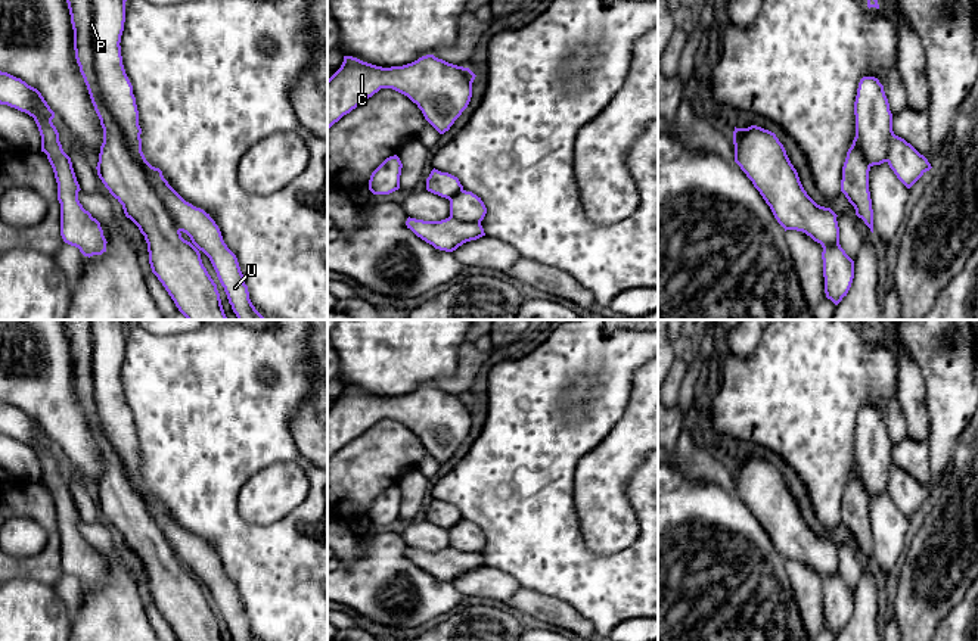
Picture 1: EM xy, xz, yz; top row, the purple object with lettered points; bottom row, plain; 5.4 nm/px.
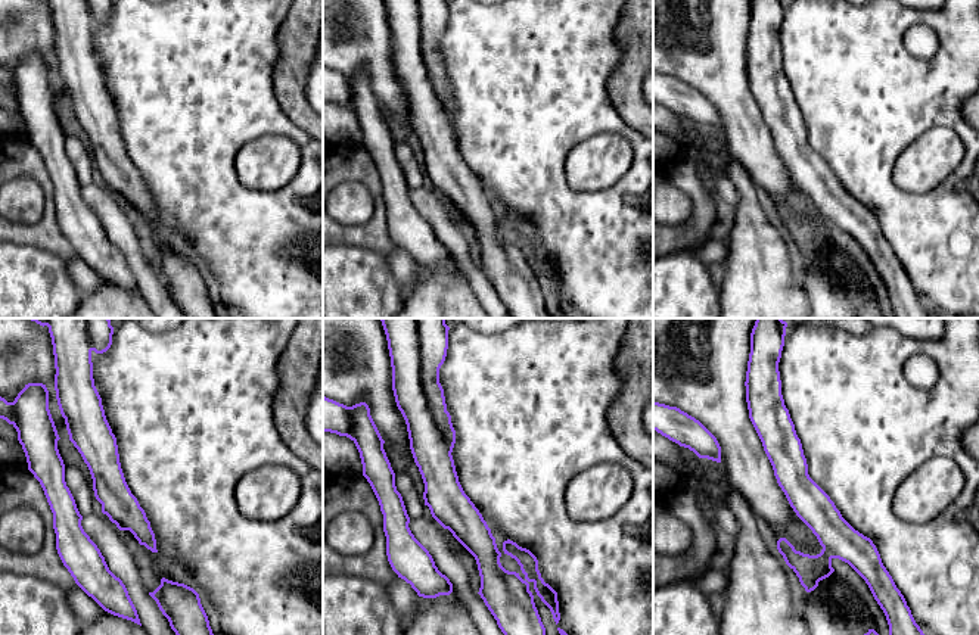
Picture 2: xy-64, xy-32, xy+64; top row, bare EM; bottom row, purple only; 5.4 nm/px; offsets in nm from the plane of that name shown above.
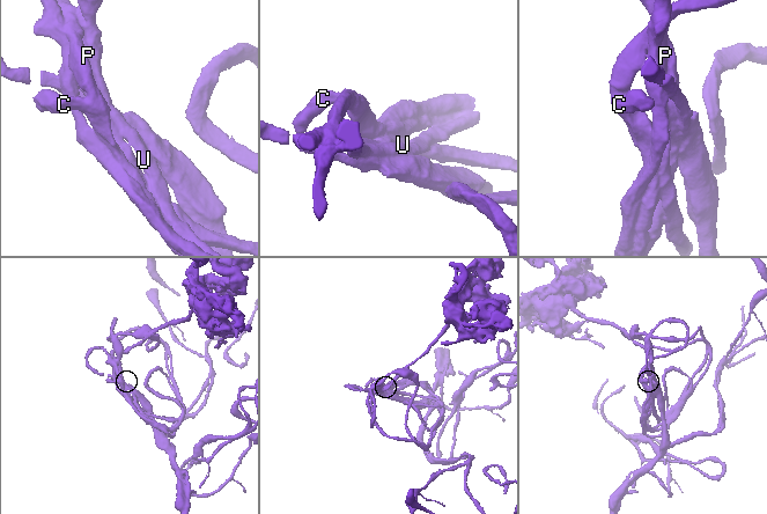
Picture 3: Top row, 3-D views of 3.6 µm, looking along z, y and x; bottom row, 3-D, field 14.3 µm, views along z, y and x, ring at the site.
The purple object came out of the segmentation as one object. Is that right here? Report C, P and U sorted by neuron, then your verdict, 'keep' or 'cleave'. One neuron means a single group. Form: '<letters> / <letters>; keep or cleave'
C P U; keep

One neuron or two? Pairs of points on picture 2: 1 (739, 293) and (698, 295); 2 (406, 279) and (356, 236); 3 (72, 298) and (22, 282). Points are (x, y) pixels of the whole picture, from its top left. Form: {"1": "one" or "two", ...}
{"1": "two", "2": "two", "3": "one"}

